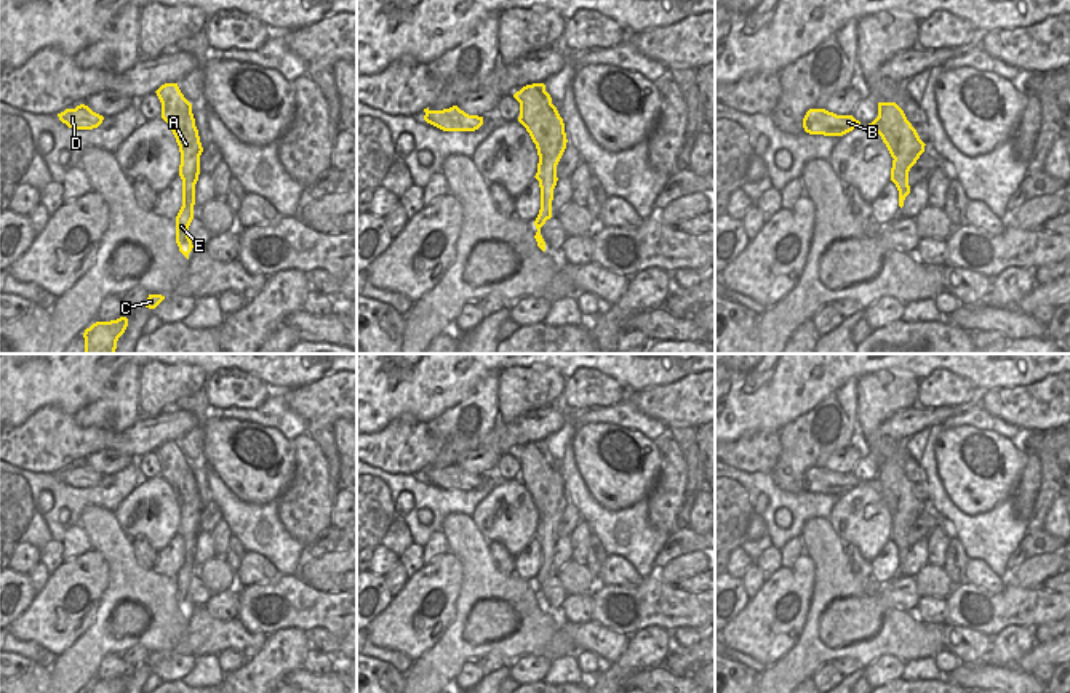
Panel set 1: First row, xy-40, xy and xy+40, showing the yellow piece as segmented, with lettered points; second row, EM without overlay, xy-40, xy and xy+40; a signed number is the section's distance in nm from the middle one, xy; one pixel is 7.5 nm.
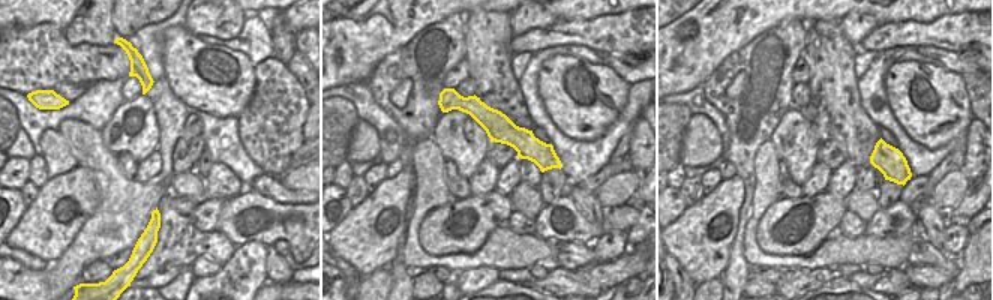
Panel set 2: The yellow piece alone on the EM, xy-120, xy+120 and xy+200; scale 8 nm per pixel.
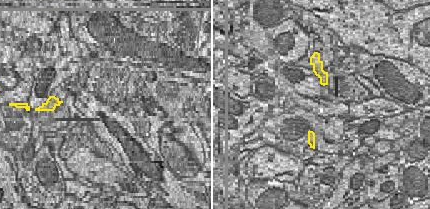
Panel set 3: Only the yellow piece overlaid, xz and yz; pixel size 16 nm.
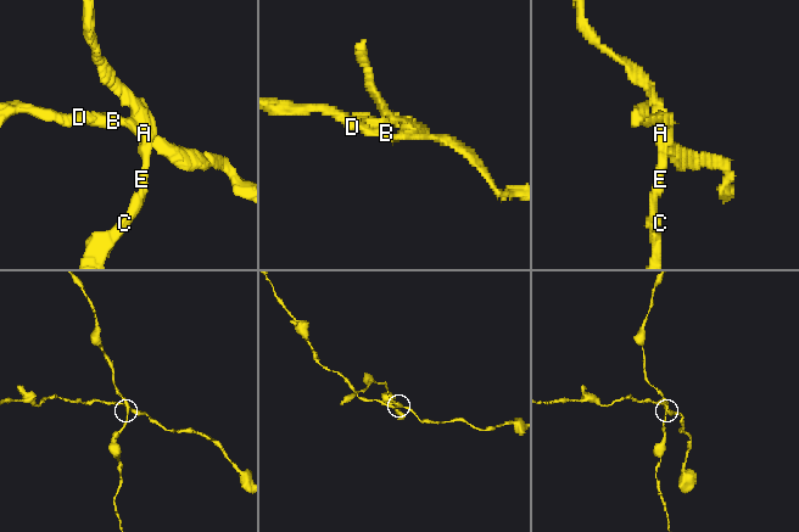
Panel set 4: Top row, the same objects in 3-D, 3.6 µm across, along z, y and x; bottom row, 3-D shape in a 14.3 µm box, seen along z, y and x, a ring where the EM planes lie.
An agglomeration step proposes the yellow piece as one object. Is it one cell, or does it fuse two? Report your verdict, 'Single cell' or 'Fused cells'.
Fused cells.

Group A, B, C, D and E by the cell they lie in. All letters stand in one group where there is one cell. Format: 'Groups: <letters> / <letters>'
Groups: A C E / B D.

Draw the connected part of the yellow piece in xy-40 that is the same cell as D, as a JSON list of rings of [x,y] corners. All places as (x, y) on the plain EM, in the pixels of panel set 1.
[[[80,463],[75,467],[66,467],[58,472],[59,479],[66,482],[69,487],[75,488],[93,488],[98,487],[104,475],[93,471],[88,464]]]

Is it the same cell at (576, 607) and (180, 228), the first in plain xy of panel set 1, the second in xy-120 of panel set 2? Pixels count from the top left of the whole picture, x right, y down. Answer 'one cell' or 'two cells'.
two cells

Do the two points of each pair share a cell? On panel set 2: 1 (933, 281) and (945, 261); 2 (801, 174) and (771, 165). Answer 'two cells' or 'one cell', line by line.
1: two cells
2: two cells

